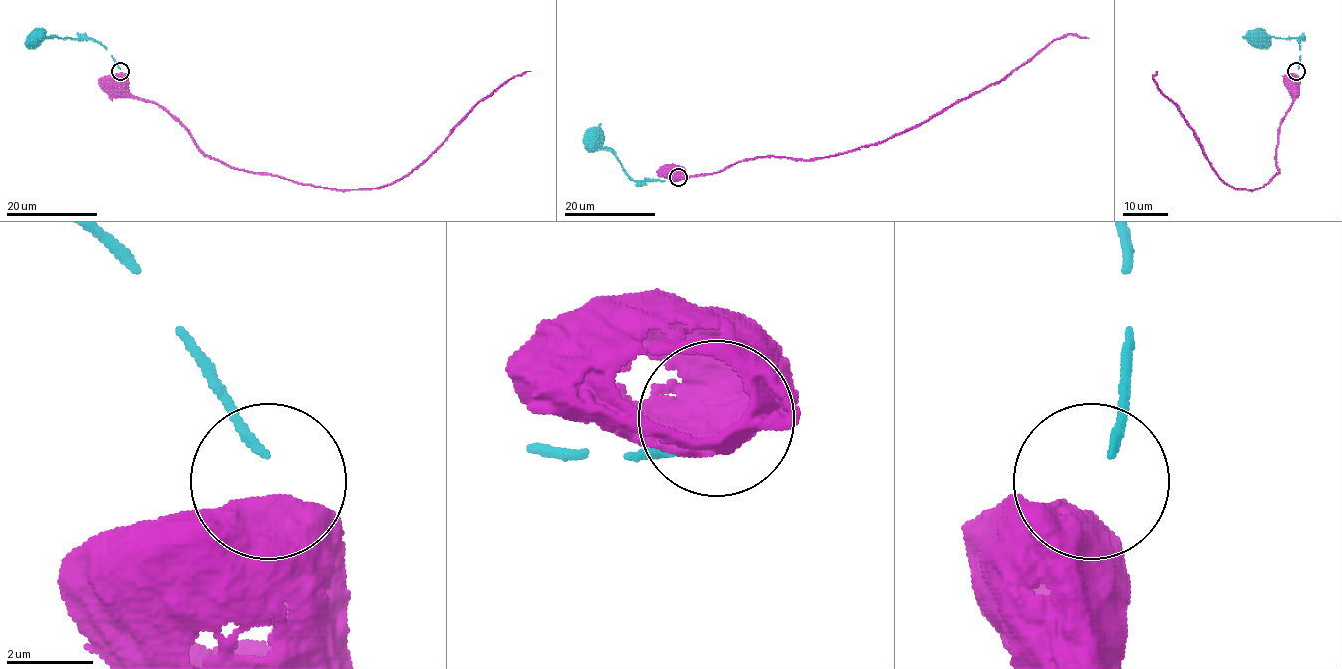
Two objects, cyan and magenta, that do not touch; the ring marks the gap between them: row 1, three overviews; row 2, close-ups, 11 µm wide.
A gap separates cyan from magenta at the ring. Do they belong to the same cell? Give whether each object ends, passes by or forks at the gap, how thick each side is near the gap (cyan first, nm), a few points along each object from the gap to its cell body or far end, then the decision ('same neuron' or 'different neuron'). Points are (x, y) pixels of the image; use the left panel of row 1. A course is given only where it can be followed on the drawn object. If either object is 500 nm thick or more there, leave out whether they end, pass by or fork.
200 nm thick on the cyan side, 950 nm on the other; cyan runs (120, 69), (102, 45), (92, 39), (45, 37), (39, 31), (34, 34), (35, 37); magenta runs (120, 73), (131, 95), (163, 106), (205, 154), (305, 185), (362, 189), (408, 176), (473, 109), (531, 71); different neuron

